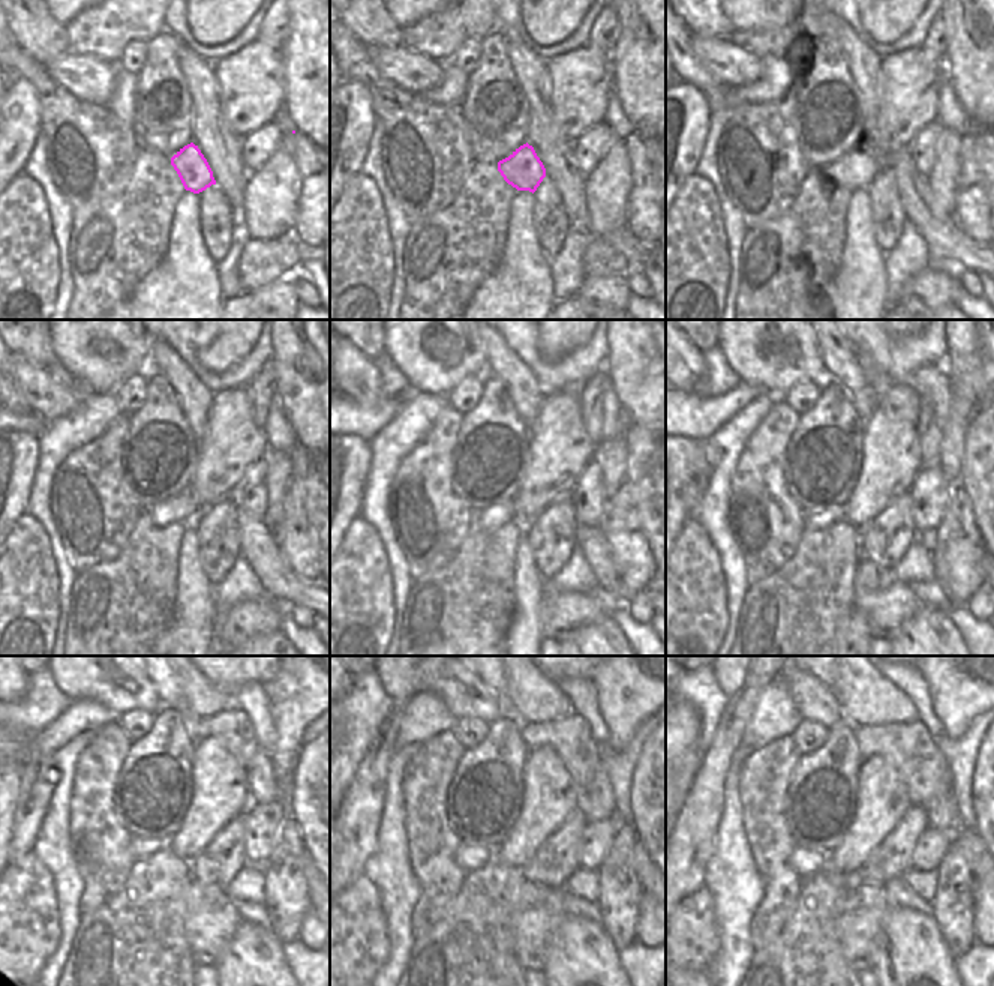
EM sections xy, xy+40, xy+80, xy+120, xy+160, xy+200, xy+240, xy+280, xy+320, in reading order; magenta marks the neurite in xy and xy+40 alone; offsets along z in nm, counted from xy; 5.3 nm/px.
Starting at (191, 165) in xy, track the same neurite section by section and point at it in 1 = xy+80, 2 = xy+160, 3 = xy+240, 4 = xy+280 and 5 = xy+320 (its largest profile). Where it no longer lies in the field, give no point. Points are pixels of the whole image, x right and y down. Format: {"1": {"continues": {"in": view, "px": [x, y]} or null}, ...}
{"1": {"continues": {"in": "xy+80", "px": [858, 168]}}, "2": {"continues": {"in": "xy+160", "px": [495, 517]}}, "3": {"continues": {"in": "xy+240", "px": [141, 848]}}, "4": {"continues": {"in": "xy+280", "px": [471, 857]}}, "5": {"continues": {"in": "xy+320", "px": [807, 862]}}}

